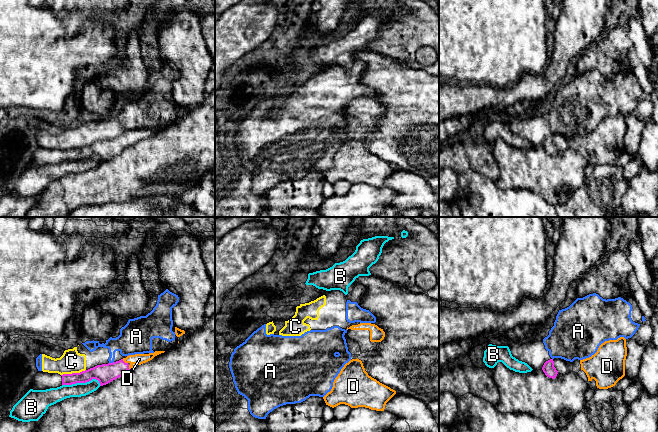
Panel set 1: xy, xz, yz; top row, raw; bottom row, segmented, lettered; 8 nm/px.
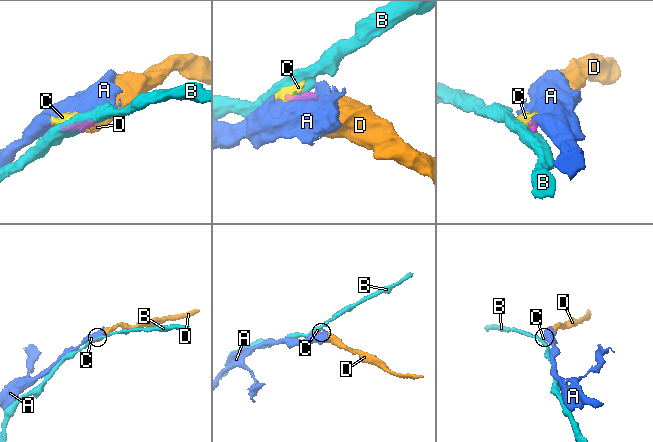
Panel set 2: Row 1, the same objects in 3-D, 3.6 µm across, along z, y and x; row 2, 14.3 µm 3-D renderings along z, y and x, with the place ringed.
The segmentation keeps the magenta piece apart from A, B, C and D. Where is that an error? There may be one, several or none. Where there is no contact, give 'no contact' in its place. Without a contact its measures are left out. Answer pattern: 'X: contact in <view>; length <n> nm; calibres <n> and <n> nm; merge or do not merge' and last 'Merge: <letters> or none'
A: contact in xy; length 40 nm; calibres 160 and 220 nm; do not merge
B: contact in xy; length 320 nm; calibres 160 and 130 nm; do not merge
C: contact in xy; length 200 nm; calibres 150 and 180 nm; do not merge
D: contact in xy; length 60 nm; calibres 160 and 90 nm; merge
Merge: D

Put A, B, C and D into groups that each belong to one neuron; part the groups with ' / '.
A C / B / D

